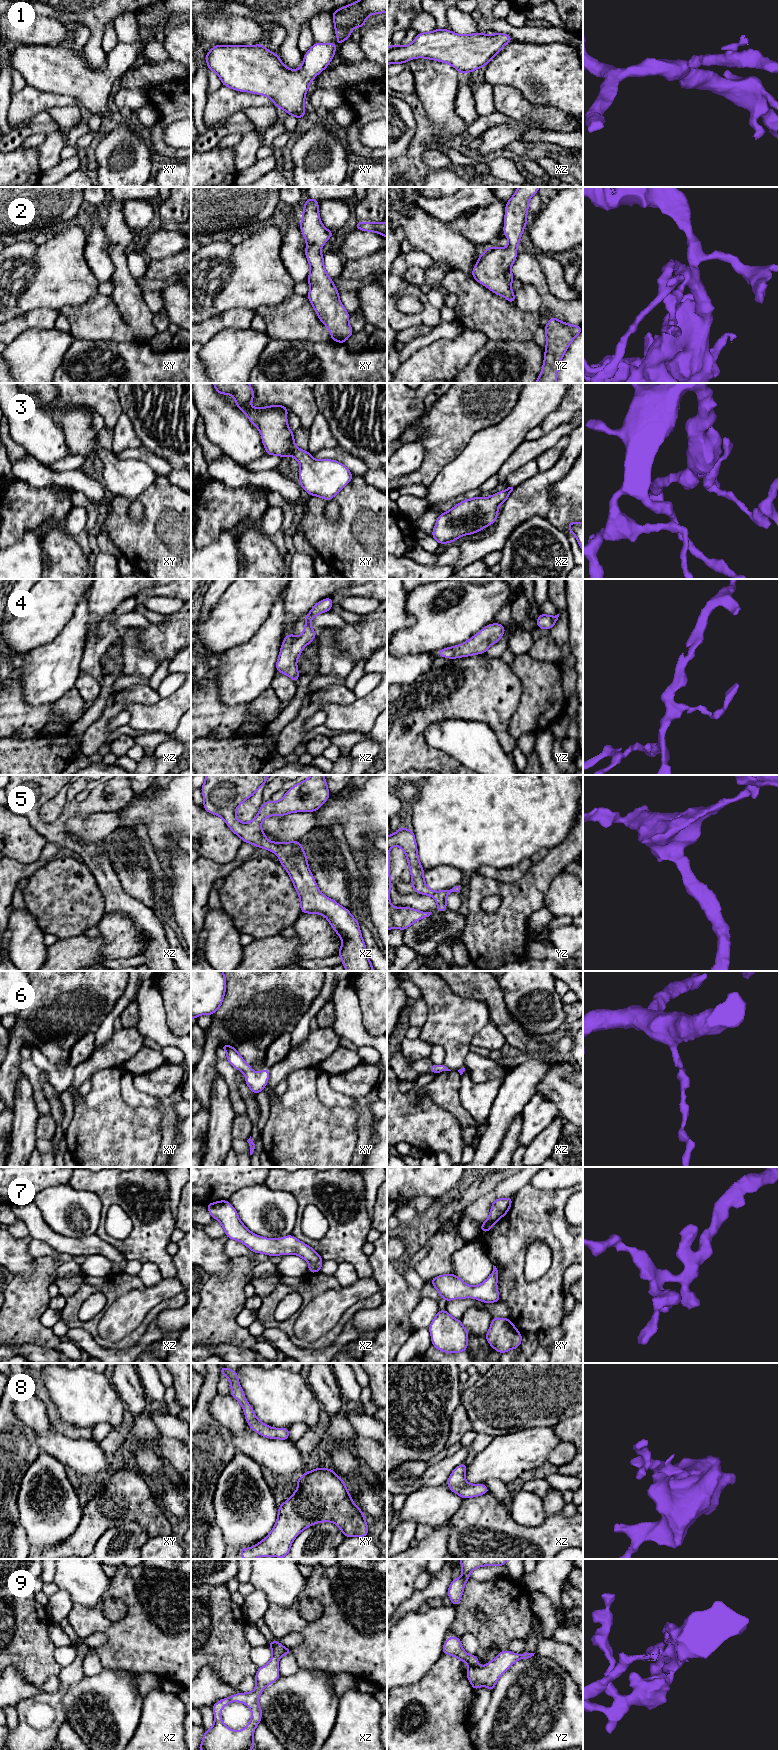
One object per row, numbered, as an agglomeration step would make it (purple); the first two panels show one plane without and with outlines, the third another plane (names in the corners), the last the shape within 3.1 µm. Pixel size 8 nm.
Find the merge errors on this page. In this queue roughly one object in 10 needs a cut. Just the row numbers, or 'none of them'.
9

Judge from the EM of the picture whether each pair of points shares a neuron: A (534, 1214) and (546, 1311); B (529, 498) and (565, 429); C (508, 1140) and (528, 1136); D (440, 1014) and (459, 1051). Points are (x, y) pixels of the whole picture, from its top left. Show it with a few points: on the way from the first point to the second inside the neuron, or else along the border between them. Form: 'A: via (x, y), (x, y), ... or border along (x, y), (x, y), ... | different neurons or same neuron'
A: via (558, 1238), (558, 1267), (549, 1287) | same neuron
B: border along (572, 429), (568, 435) | different neurons
C: border along (521, 1115), (518, 1145) | different neurons
D: via (449, 1023), (454, 1028), (456, 1042) | same neuron

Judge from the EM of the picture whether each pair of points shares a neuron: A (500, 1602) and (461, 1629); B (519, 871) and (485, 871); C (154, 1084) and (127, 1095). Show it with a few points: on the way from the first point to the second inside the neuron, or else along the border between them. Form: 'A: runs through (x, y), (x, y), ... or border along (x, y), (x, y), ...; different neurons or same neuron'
A: runs through (497, 1614), (485, 1626), (473, 1626); same neuron
B: runs through (511, 874), (493, 873); same neuron
C: border along (133, 1076), (137, 1089), (158, 1100); different neurons

